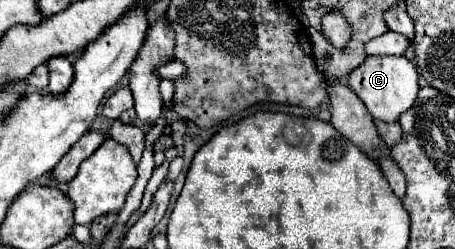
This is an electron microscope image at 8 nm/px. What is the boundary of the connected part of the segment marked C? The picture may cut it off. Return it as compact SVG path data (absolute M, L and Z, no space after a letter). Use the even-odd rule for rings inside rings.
M369 56L349 74L349 88L361 98L375 120L395 122L399 114L413 106L419 92L419 74L413 62L399 56Z

